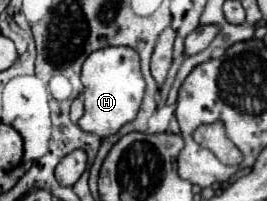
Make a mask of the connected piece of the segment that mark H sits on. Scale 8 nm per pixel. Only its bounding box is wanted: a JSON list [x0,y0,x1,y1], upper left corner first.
[79,46,145,138]

